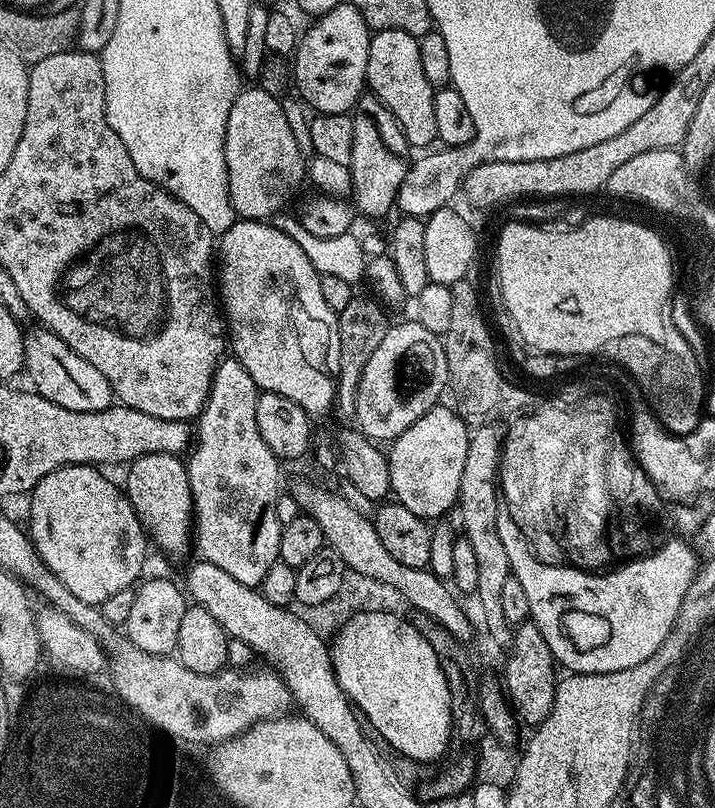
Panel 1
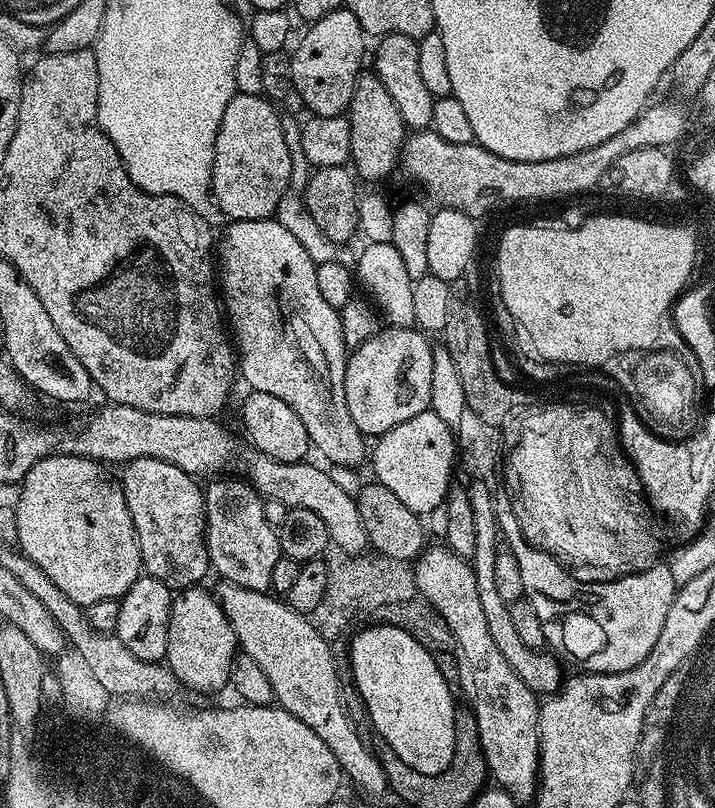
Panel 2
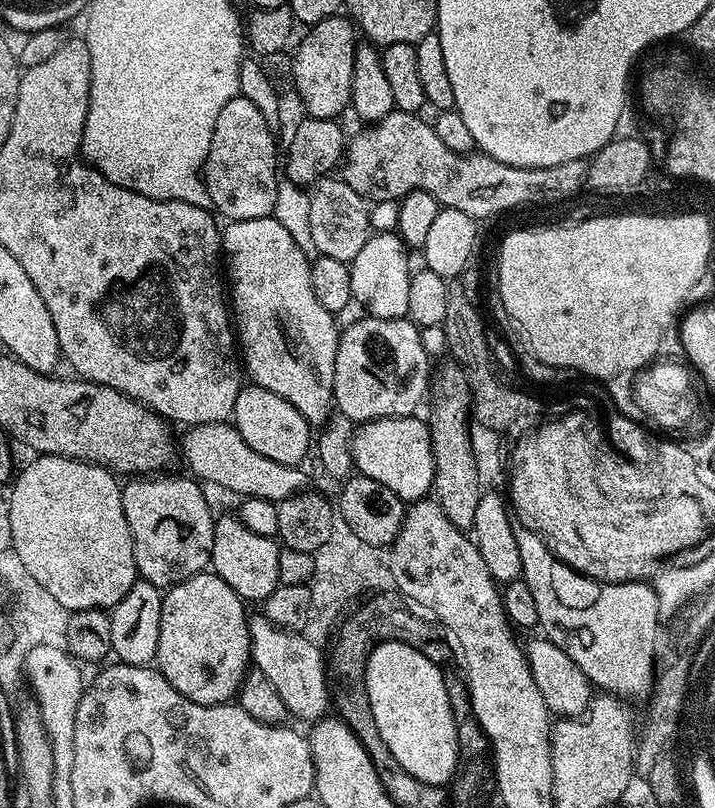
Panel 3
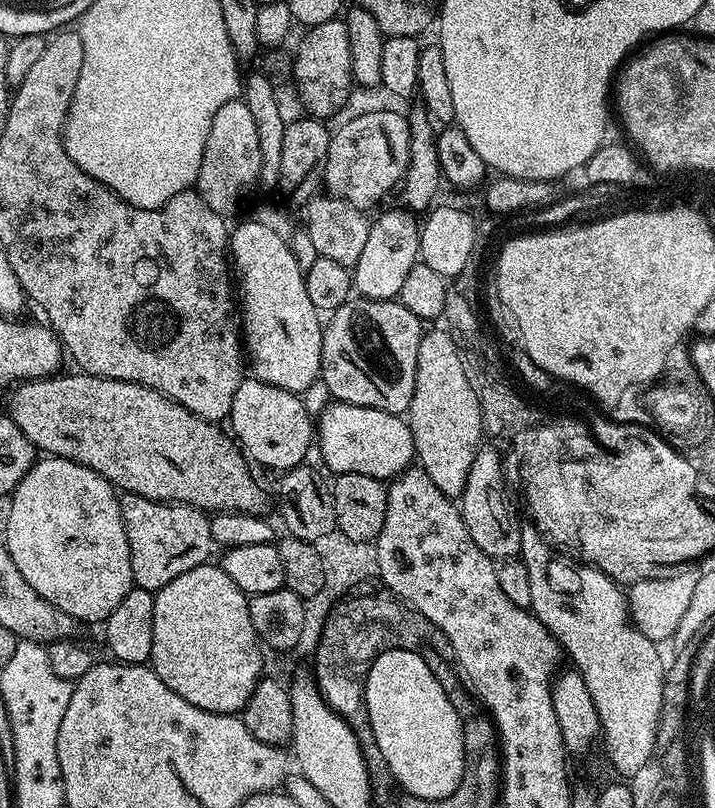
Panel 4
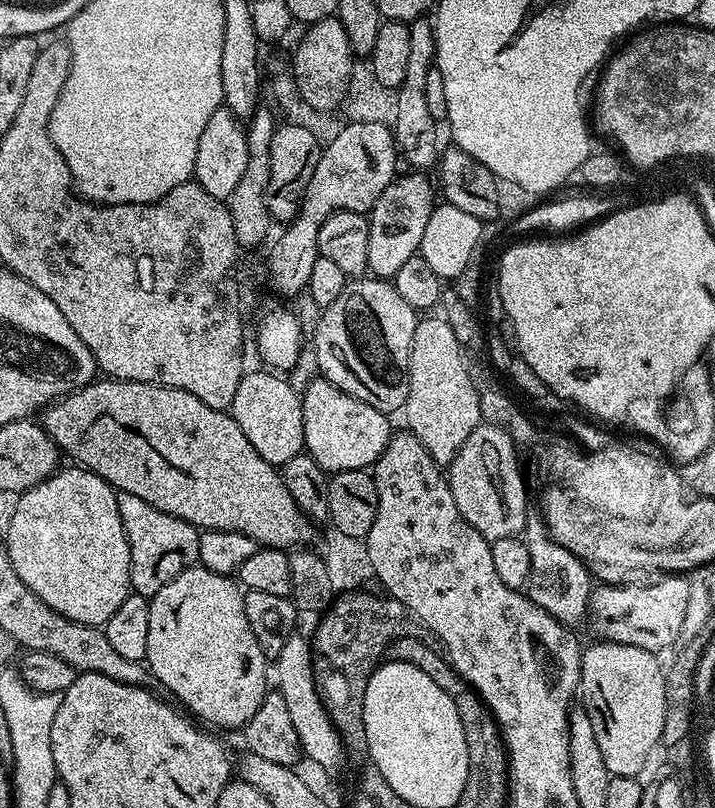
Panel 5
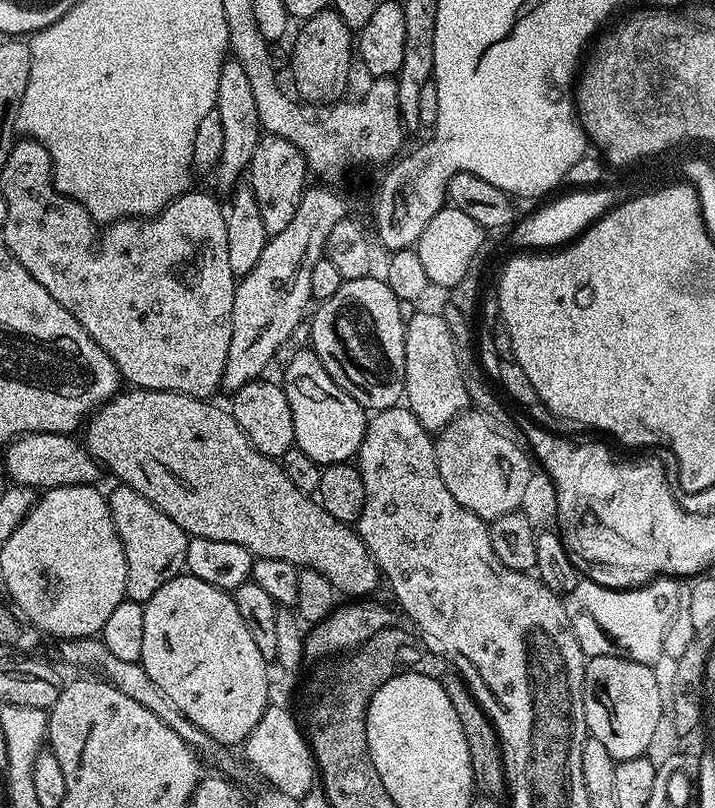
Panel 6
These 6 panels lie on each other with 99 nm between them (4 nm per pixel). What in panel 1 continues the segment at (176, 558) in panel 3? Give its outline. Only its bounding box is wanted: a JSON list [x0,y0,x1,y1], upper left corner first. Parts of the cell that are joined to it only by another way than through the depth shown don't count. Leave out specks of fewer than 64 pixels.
[126,454,194,556]

